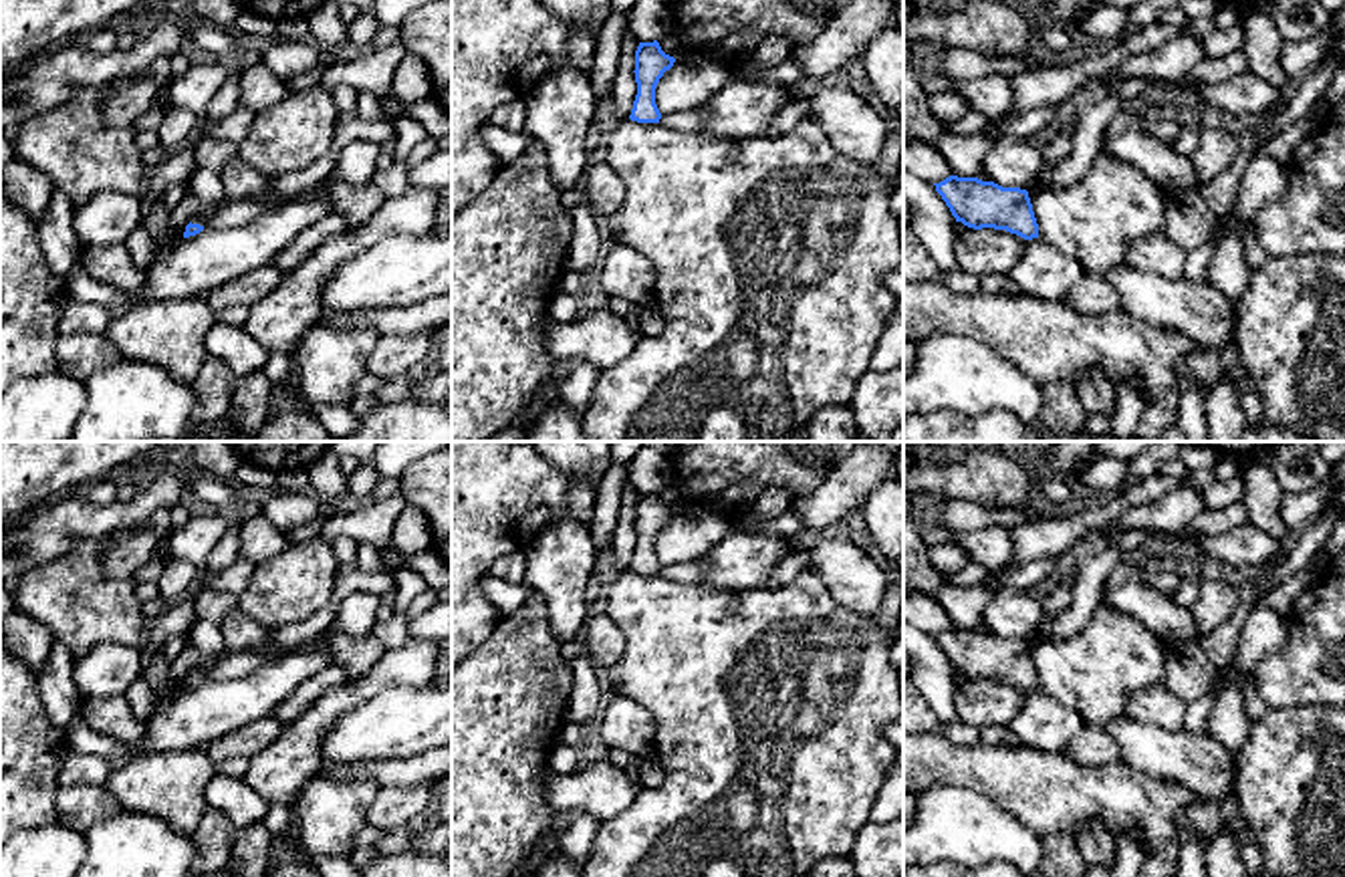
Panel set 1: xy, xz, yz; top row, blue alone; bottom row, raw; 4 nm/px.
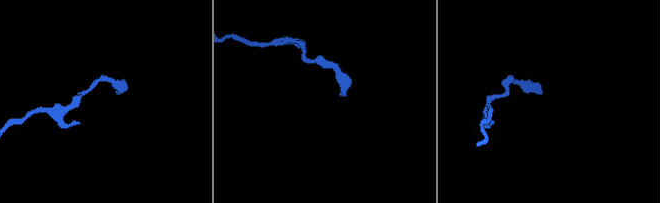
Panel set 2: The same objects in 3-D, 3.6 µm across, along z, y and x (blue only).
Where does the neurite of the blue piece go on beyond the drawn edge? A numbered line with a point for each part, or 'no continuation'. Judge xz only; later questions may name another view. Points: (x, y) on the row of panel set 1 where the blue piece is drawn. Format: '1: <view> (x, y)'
no continuation

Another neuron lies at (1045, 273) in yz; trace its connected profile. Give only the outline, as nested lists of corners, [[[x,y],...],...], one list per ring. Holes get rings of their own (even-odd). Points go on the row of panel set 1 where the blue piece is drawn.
[[[1038,238],[1026,240],[1024,250],[1010,272],[1022,294],[1043,300],[1063,300],[1083,278],[1085,270],[1075,258]]]

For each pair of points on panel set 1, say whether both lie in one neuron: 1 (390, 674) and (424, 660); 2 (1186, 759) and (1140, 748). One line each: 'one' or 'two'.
1: one
2: one

